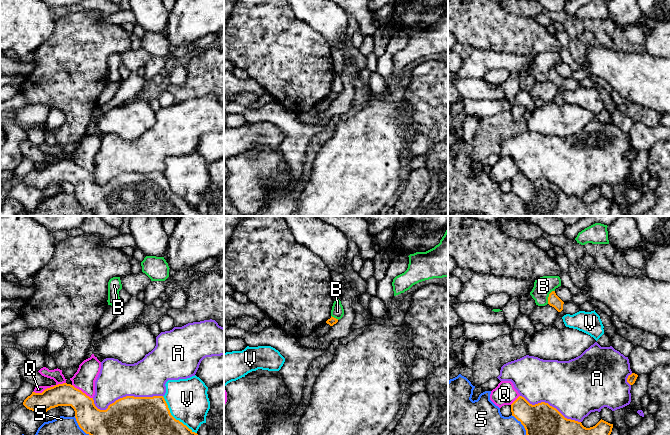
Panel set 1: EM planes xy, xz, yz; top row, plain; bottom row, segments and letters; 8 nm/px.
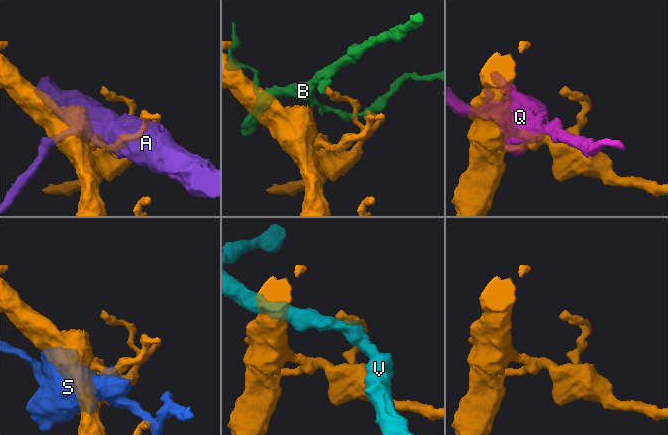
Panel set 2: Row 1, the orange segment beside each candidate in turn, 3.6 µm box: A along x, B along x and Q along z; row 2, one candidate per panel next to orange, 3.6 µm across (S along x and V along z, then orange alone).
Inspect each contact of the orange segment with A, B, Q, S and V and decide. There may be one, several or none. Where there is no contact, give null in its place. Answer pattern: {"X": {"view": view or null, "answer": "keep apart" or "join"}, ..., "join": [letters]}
{"A": {"view": "xy", "answer": "keep apart"}, "B": {"view": "yz", "answer": "keep apart"}, "Q": {"view": "xy", "answer": "keep apart"}, "S": {"view": "xy", "answer": "keep apart"}, "V": {"view": "xy", "answer": "keep apart"}, "join": []}

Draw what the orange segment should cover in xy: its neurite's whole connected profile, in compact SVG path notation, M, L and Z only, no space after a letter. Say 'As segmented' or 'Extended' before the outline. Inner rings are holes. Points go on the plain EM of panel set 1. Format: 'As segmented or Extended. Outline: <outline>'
As segmented. Outline: M63 159L47 164L42 169L32 168L23 181L41 191L51 184L71 182L79 203L94 216L201 216L197 209L171 191L163 172L126 172L110 180L106 186L100 186L93 174L73 161Z

